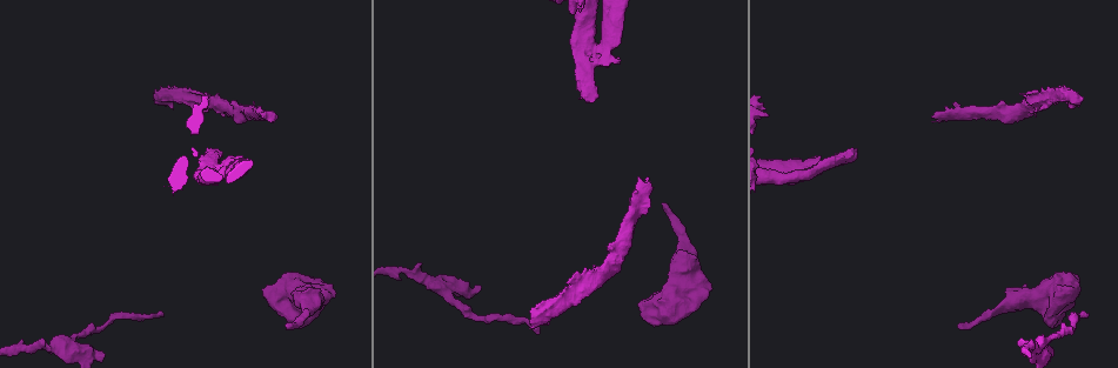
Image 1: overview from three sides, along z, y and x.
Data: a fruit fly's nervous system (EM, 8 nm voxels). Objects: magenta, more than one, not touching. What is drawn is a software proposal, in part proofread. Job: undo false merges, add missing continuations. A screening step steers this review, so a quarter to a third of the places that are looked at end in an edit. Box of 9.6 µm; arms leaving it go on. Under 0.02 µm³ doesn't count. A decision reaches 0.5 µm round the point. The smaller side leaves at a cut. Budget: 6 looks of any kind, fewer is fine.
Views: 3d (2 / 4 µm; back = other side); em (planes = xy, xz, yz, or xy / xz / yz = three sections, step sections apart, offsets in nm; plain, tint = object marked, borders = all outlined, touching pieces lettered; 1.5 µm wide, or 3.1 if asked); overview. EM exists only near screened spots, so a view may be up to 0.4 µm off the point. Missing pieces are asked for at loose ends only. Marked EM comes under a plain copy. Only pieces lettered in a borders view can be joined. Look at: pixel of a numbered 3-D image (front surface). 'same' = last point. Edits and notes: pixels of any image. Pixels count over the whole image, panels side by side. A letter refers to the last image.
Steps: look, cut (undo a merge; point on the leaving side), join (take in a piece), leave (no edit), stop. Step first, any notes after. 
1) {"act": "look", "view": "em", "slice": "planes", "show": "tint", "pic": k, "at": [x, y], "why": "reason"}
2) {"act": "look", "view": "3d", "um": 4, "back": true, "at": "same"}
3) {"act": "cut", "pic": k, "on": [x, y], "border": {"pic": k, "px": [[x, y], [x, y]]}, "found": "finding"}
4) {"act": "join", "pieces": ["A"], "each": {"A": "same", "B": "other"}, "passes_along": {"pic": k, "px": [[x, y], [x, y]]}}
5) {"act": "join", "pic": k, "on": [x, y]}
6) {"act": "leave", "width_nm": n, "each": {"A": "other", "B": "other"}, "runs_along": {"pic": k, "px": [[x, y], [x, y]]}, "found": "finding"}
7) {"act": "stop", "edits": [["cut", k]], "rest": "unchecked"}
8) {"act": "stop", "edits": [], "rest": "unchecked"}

{"act": "look", "view": "3d", "um": 2, "pic": 1, "at": [537, 333]}

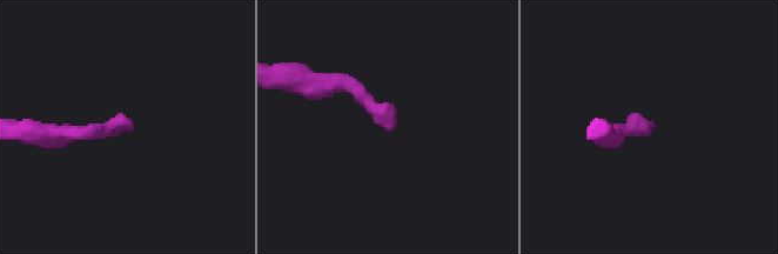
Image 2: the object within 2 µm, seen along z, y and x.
{"act": "look", "view": "em", "slice": "xz", "step": 4, "show": "tint", "pic": 2, "at": [654, 124], "why": "need the tissue"}

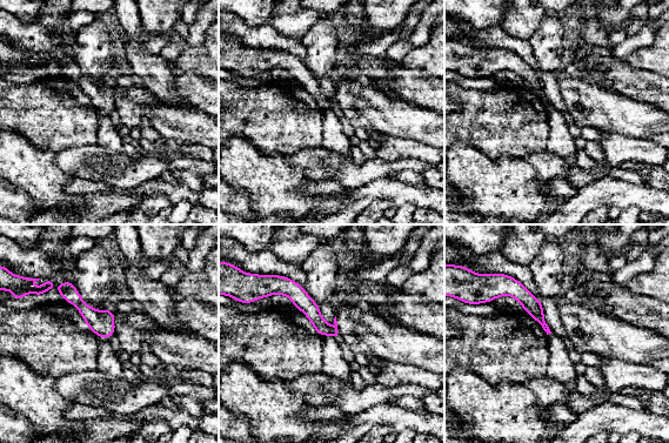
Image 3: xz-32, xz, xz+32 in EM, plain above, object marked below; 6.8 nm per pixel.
{"act": "look", "view": "em", "slice": "planes", "show": "borders", "at": "same", "why": "another direction"}

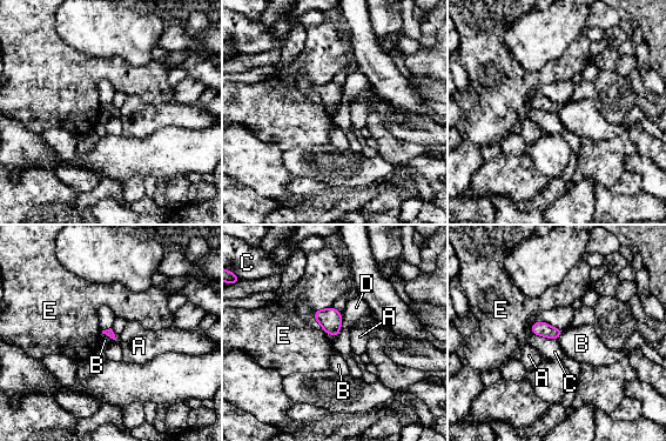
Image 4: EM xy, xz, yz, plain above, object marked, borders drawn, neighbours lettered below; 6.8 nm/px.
{"act": "leave", "longest_contact_nm": ["E", 200], "each": {"A": "other", "B": "other", "C": "other", "D": "other", "E": "other"}, "found": "none of them fits"}

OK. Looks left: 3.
{"act": "look", "view": "3d", "um": 2, "pic": 1, "at": [661, 203], "why": "free end"}

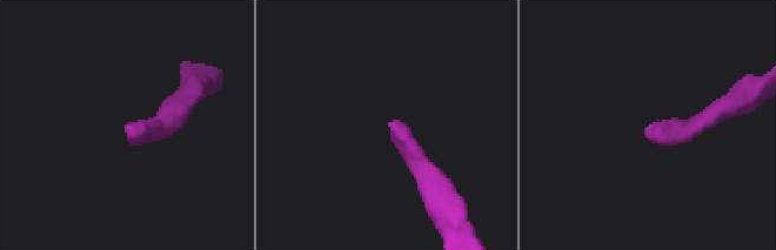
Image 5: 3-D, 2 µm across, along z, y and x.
{"act": "look", "view": "em", "slice": "yz", "step": 8, "show": "tint", "pic": 5, "at": [394, 126], "why": "now the EM"}

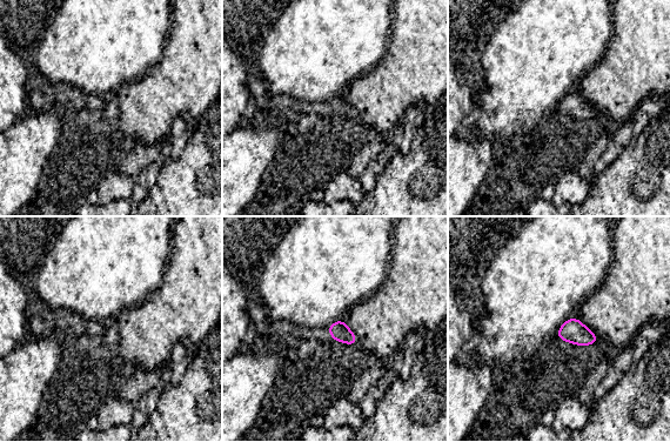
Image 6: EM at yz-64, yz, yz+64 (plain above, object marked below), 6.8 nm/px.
{"act": "look", "view": "em", "slice": "planes", "show": "borders", "at": "same", "why": "another direction"}

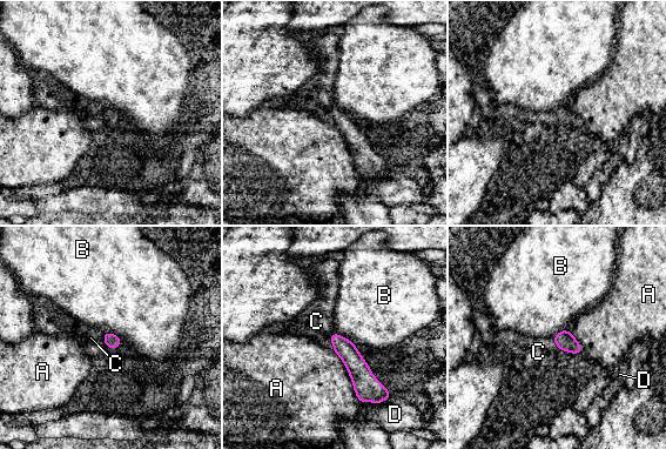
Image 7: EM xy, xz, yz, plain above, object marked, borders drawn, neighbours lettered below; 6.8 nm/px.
{"act": "join", "pieces": ["C"], "width_nm": 100, "each": {"A": "other", "B": "other", "C": "same", "D": "other"}, "found": "it goes on there"}

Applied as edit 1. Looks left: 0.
{"act": "stop", "edits": [["join", 7]], "rest": "unchecked"}

